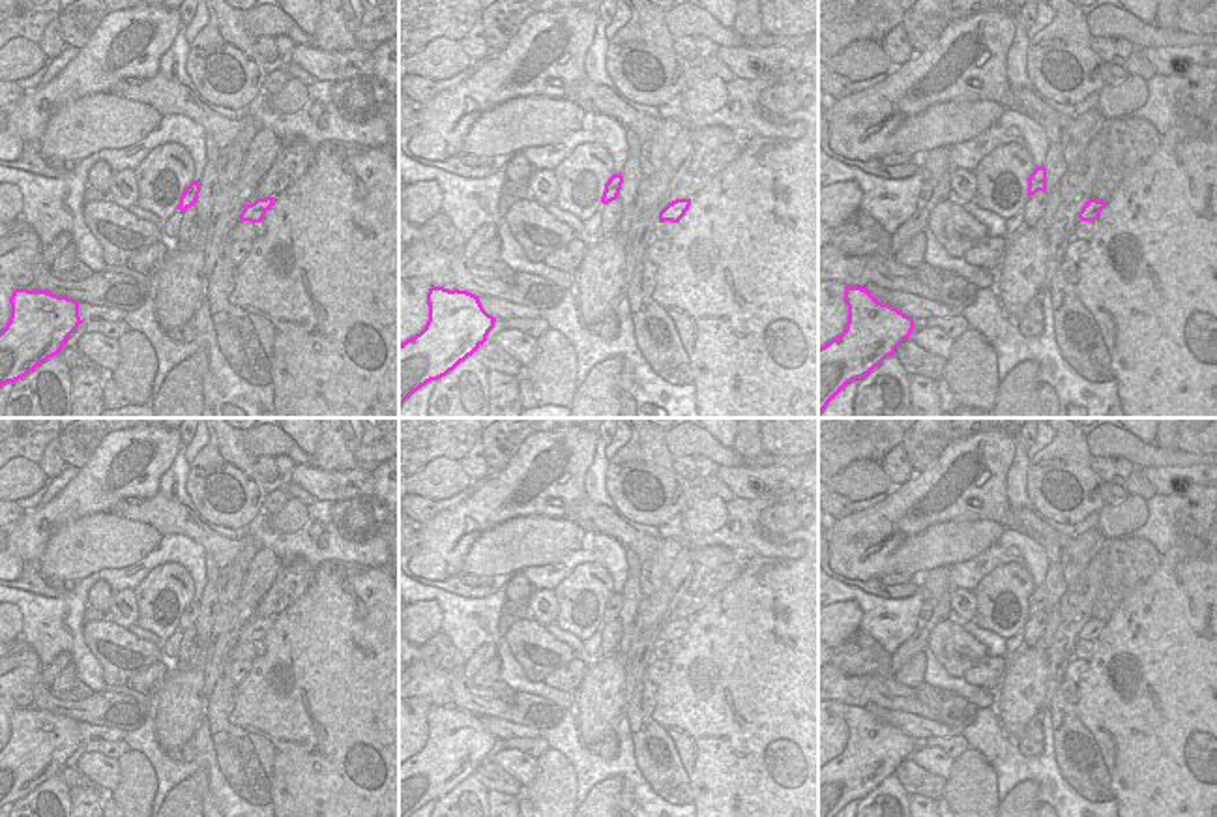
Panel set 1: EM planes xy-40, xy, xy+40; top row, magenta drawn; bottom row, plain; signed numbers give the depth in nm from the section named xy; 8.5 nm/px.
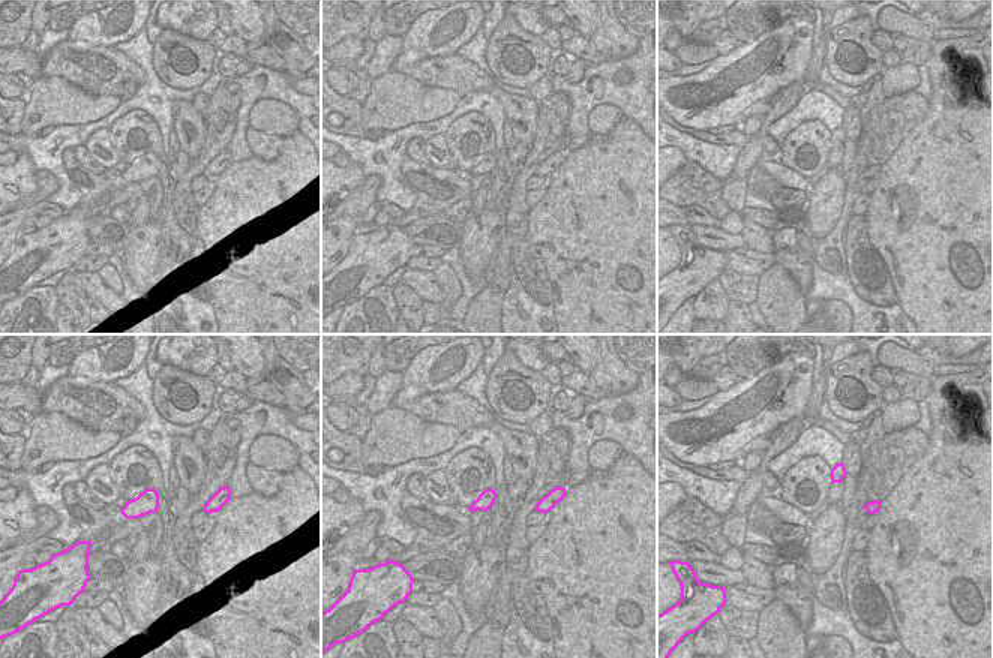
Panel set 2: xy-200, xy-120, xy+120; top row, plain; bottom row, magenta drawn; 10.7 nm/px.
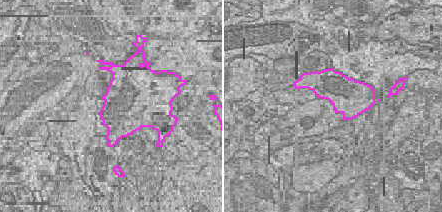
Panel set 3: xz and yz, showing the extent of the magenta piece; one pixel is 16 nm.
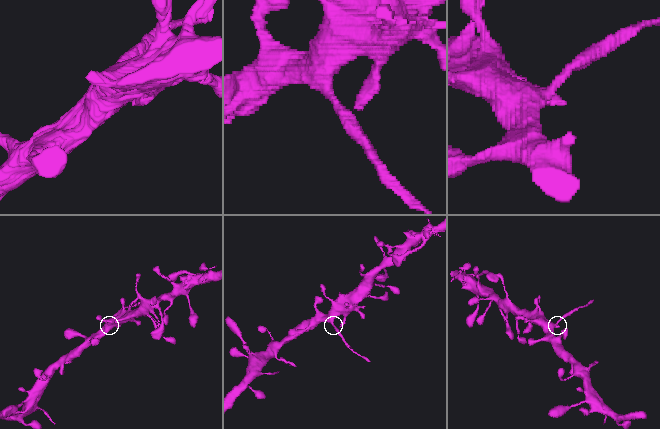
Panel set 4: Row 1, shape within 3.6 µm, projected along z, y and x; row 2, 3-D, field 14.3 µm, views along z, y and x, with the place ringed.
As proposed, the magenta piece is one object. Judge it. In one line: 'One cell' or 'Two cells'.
Two cells

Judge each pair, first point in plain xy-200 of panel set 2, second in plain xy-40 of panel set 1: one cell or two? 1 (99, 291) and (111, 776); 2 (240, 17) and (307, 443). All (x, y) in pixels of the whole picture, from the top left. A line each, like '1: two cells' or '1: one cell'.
1: one cell
2: one cell

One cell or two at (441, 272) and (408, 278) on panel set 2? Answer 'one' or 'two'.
two

